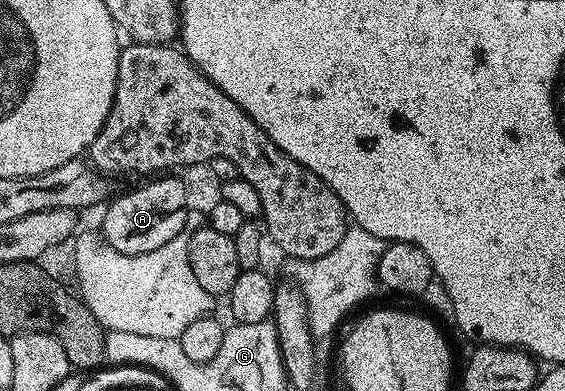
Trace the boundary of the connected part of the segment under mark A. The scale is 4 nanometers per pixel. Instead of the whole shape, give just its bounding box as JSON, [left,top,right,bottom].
[103,174,182,255]

